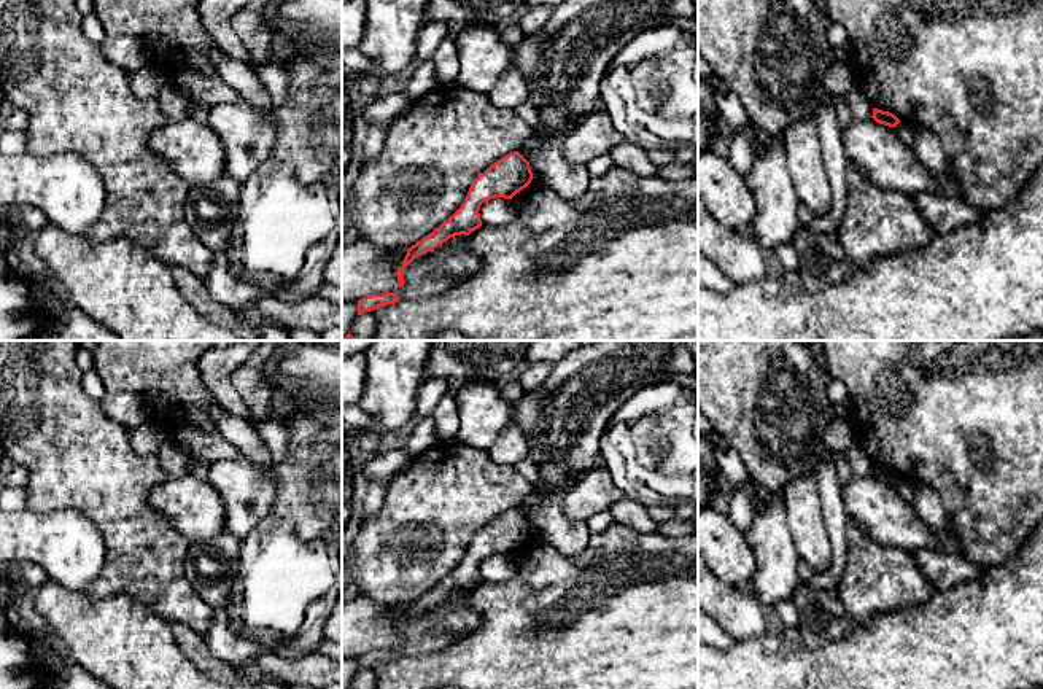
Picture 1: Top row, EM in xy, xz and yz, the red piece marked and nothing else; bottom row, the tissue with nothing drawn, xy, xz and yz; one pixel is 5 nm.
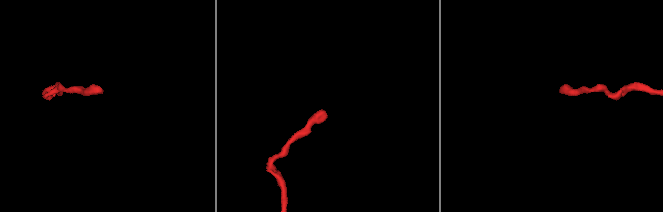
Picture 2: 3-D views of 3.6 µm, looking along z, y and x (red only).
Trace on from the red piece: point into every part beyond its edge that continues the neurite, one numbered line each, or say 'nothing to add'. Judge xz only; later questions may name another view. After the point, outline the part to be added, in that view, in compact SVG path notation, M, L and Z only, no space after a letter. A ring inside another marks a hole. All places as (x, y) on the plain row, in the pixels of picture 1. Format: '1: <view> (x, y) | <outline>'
nothing to add

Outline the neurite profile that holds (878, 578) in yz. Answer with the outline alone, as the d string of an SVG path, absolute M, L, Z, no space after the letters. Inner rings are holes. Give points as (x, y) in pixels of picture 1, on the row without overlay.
M852 519L846 520L846 541L846 566L835 592L857 624L867 624L878 613L914 608L933 595L935 590L922 574L911 551L876 543Z

